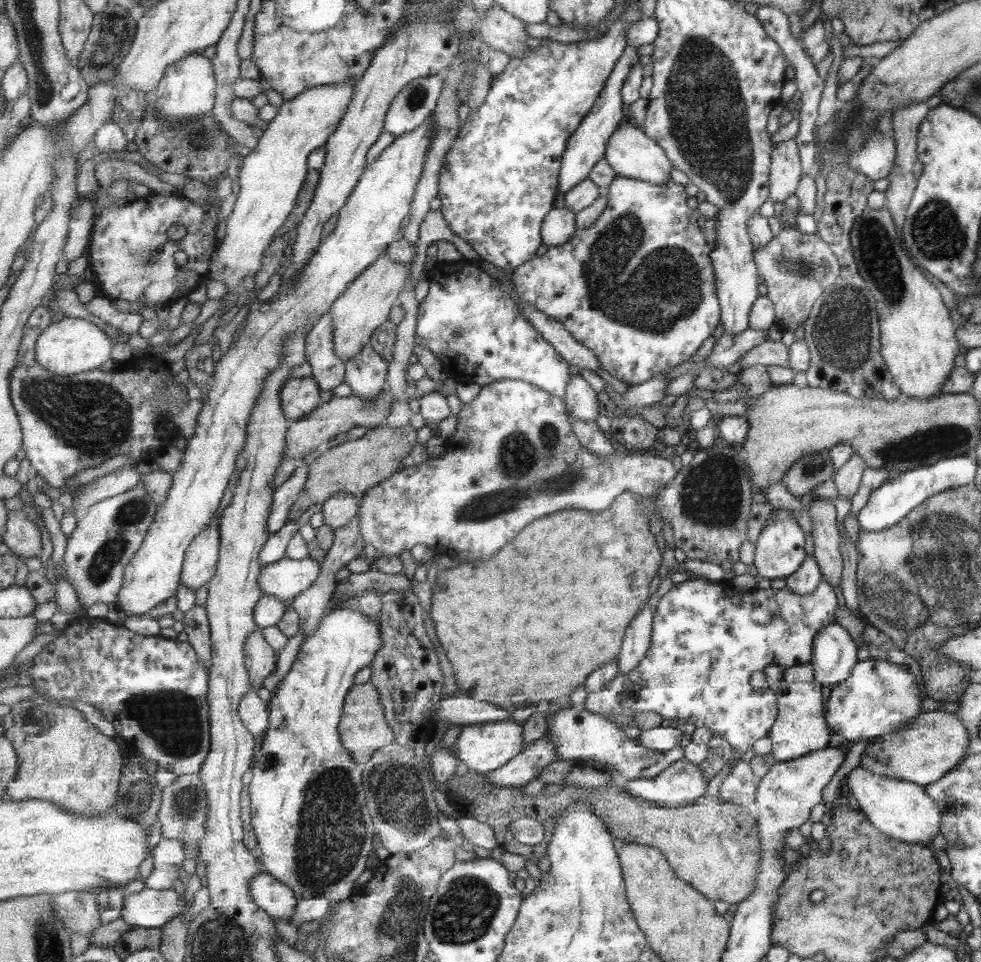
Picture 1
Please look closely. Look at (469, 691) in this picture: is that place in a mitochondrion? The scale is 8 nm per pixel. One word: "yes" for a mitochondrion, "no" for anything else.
no

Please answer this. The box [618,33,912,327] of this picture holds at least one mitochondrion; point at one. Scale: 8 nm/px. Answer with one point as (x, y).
(878, 253)

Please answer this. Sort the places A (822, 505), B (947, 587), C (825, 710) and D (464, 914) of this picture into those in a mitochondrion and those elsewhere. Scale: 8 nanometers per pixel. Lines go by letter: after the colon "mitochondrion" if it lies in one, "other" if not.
A: other
B: mitochondrion
C: other
D: mitochondrion

